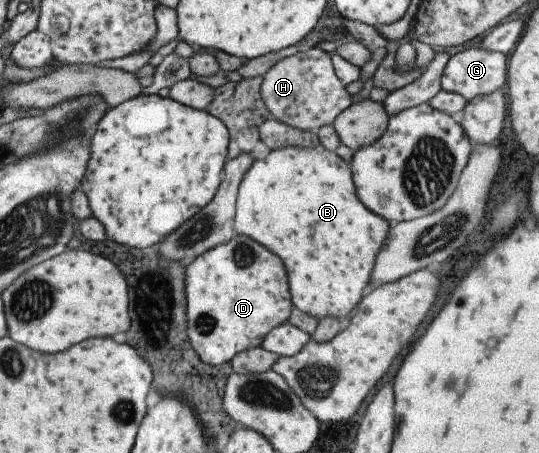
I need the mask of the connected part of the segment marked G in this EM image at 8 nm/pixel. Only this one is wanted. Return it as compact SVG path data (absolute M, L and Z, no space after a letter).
M467 48L453 53L443 67L440 76L440 88L447 92L460 94L466 101L473 97L492 93L506 82L506 58L499 51L484 48Z

